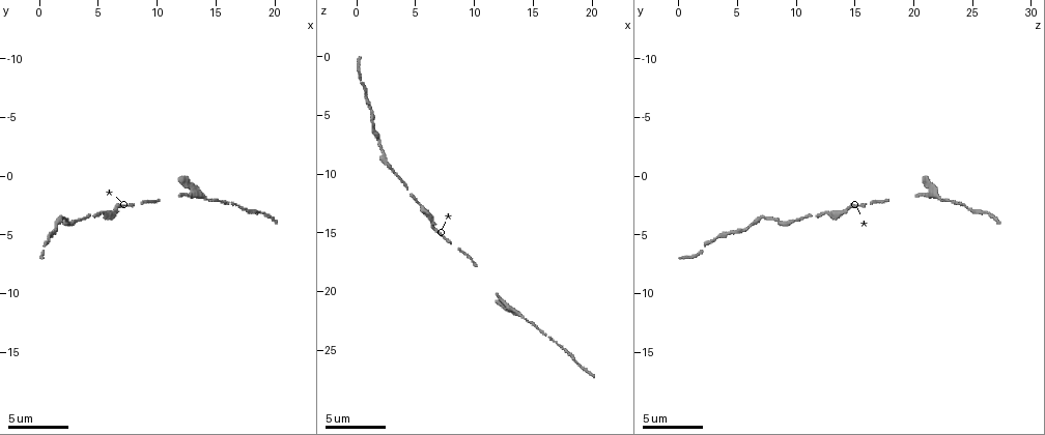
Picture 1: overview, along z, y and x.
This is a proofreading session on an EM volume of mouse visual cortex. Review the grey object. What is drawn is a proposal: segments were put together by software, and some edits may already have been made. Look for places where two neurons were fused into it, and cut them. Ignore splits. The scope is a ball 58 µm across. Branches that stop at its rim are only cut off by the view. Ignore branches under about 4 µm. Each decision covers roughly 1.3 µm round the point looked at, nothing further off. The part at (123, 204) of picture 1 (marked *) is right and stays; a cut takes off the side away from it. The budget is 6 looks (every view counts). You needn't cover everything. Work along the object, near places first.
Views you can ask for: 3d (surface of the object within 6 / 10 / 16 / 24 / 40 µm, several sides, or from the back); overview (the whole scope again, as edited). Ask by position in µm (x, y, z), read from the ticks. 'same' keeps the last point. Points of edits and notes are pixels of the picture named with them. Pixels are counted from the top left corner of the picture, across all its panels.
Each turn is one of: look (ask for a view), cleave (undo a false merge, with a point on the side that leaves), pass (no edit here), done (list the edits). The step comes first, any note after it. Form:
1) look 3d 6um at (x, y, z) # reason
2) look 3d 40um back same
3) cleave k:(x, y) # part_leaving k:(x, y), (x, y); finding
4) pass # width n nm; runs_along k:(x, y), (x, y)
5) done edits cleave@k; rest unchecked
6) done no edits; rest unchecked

look 3d 16um at (2.2, 3.6, 7.8) # thin neck

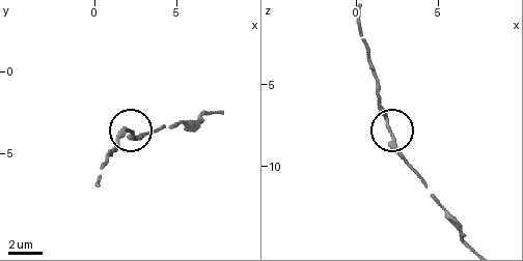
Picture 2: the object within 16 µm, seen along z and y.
pass # one neuron here

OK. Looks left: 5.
look 3d 6um at (5.4, 3.2, 12.4) # calibre changes

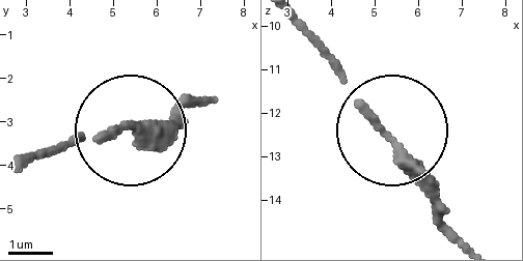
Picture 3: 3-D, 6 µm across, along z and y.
pass # width 220 nm; runs_along 3:(203, 96), (170, 119), (32, 152); all the same neuron

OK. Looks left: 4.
look 3d 6um at (12.2, 1.6, 20.4) # calibre changes

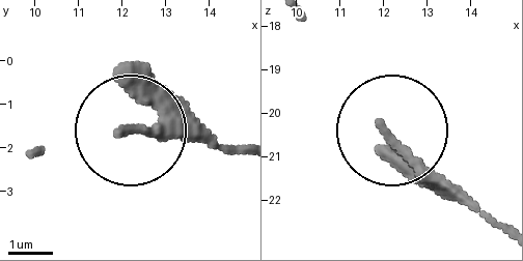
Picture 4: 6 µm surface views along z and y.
pass # all the same neuron

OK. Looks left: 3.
done no edits; rest unchecked

